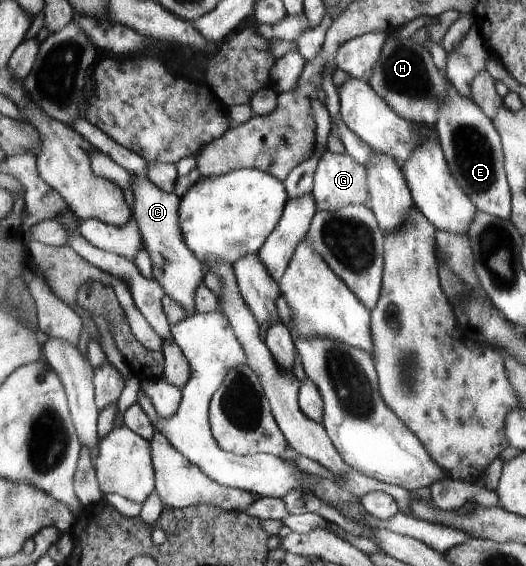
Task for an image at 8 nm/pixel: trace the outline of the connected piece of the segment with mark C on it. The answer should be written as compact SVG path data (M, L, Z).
M147 176L132 177L130 185L134 193L132 217L142 235L143 247L152 263L152 277L177 303L186 309L186 317L195 313L194 293L205 279L205 267L187 247L178 220L180 198L173 192L160 190Z

